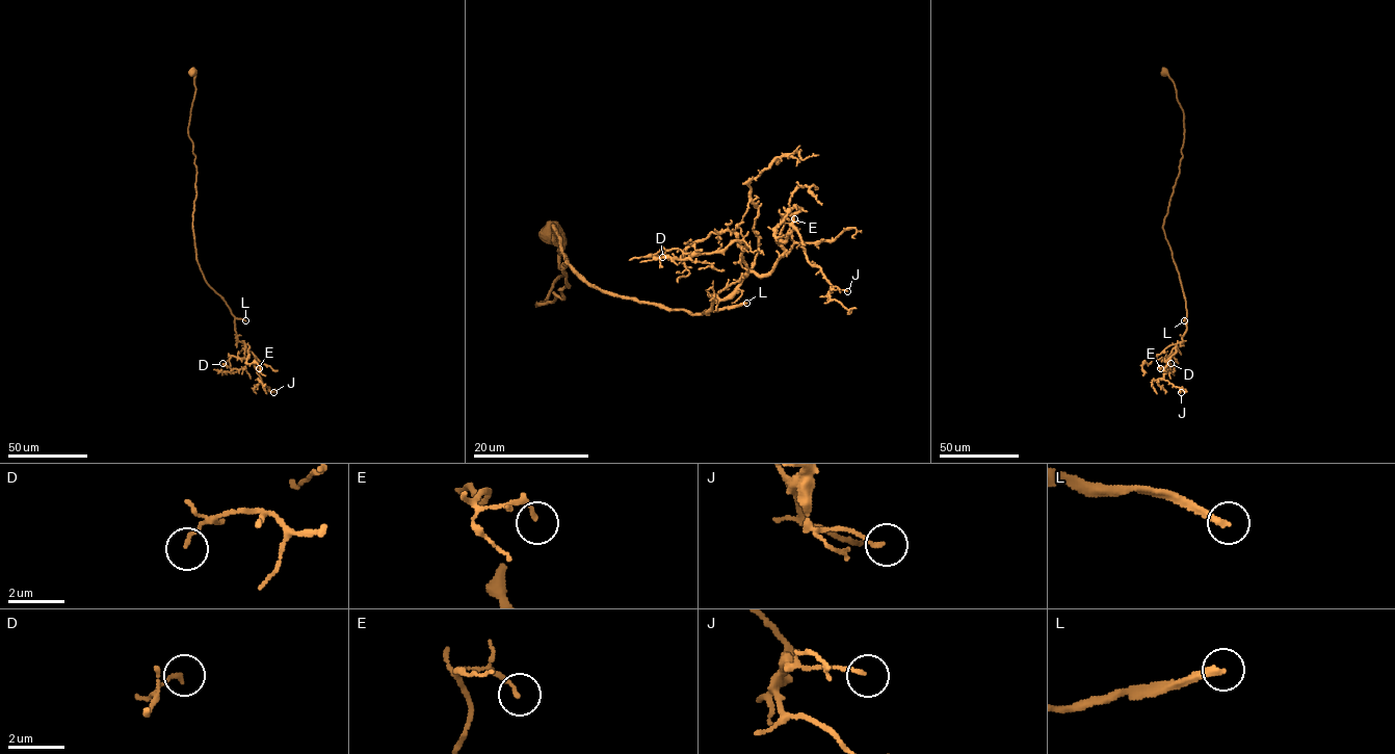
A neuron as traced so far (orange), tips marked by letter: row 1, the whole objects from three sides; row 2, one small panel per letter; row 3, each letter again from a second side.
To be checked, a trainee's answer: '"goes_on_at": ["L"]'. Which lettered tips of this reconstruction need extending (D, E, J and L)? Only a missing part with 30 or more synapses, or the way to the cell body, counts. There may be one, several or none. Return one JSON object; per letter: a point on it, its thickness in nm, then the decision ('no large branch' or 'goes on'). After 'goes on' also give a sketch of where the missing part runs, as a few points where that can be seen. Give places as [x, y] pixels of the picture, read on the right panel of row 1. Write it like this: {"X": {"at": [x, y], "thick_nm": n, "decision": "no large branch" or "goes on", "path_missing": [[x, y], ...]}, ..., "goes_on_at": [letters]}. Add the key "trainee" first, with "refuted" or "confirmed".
{"trainee": "confirmed", "D": {"at": [1170, 363], "thick_nm": 120, "decision": "no large branch"}, "E": {"at": [1160, 368], "thick_nm": 120, "decision": "no large branch"}, "J": {"at": [1181, 392], "thick_nm": 120, "decision": "no large branch"}, "L": {"at": [1184, 320], "thick_nm": 280, "decision": "goes on", "path_missing": [[1184, 320], [1191, 327], [1181, 324], [1178, 317], [1190, 302], [1207, 298], [1216, 303], [1235, 291]]}, "goes_on_at": ["L"]}

